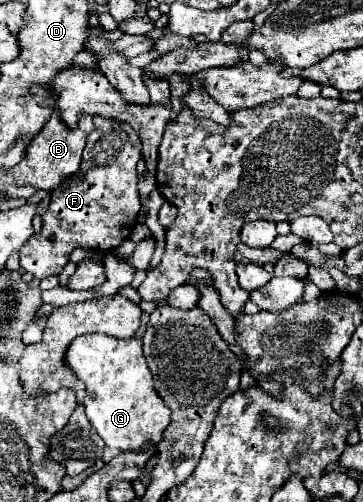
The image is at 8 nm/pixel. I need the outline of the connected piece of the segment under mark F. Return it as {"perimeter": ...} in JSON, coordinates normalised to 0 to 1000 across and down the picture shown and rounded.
{"perimeter":[[[259,231],[259,259],[248,263],[226,311],[226,327],[215,347],[182,355],[154,378],[143,378],[143,402],[138,414],[127,418],[116,462],[94,466],[72,490],[55,502],[55,534],[66,542],[83,542],[94,554],[121,558],[132,550],[160,550],[171,534],[187,526],[193,506],[204,494],[242,494],[242,498],[275,498],[275,502],[303,502],[325,494],[369,458],[375,430],[386,422],[386,394],[380,394],[380,339],[375,327],[391,311],[386,303],[391,279],[380,263],[331,239],[303,239],[281,231]]]}

